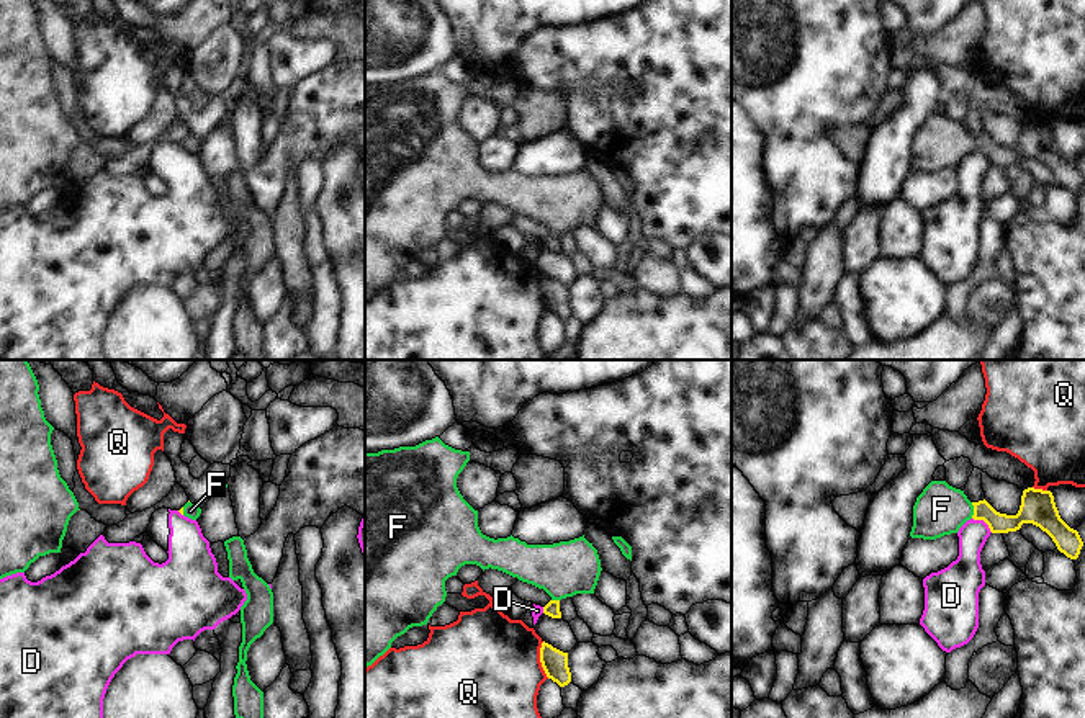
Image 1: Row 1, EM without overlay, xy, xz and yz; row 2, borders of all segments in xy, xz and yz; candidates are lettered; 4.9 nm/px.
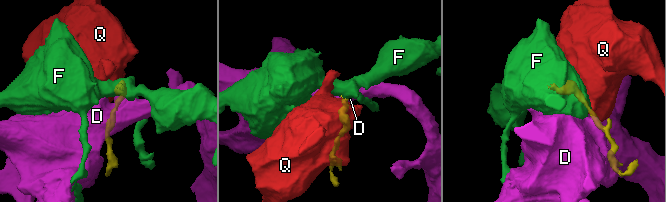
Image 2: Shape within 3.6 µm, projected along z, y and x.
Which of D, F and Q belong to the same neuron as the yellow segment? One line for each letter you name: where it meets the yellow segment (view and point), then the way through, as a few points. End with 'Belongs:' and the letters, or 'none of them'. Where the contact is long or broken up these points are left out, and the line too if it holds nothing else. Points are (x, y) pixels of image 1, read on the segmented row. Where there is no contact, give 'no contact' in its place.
F: contact yz (974, 511); way yz (997, 522), (984, 511), (974, 511), (941, 509)
Belongs: F

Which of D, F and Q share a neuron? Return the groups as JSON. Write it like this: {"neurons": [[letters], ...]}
{"neurons": [["D"], ["F"], ["Q"]]}

